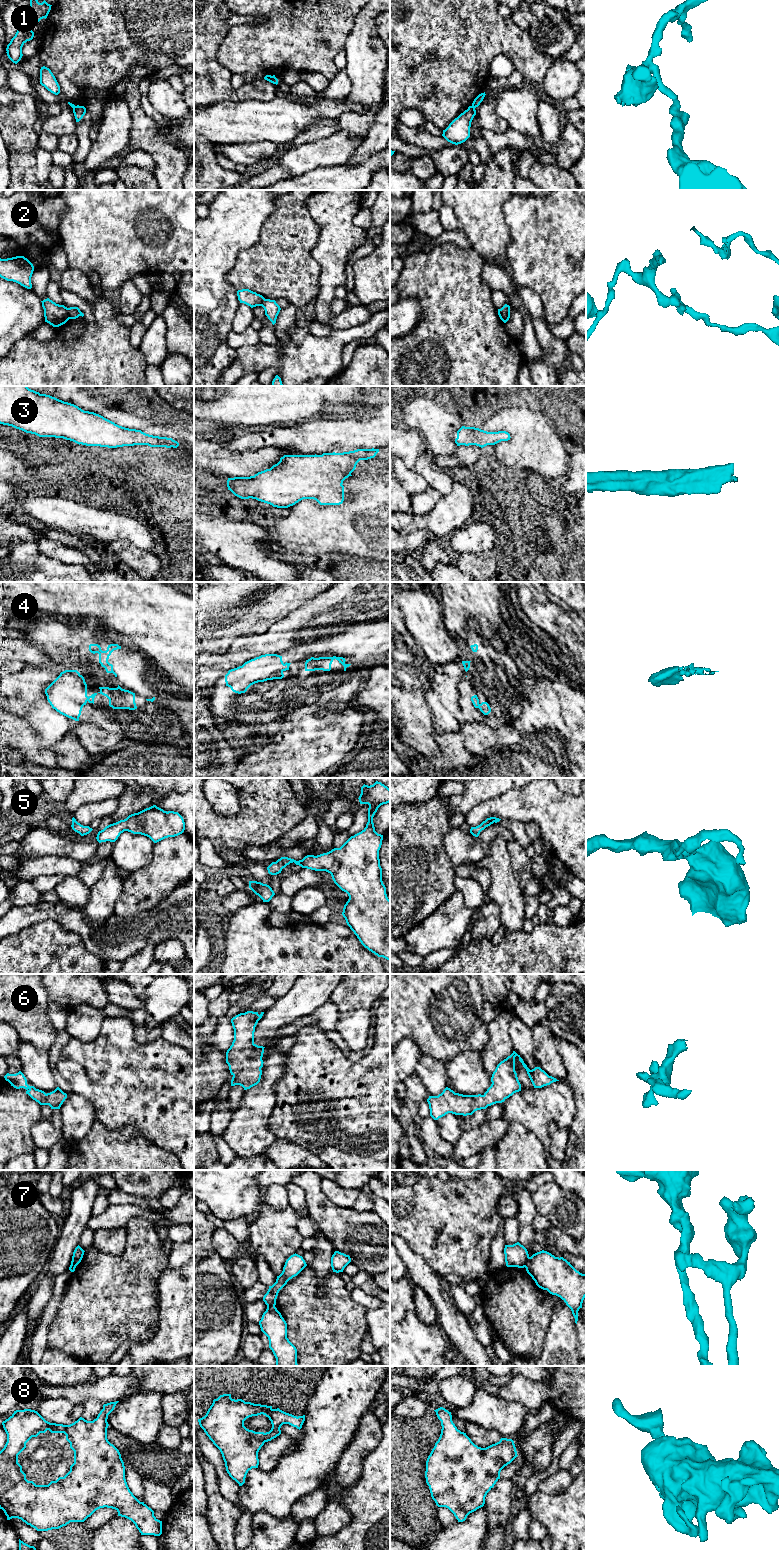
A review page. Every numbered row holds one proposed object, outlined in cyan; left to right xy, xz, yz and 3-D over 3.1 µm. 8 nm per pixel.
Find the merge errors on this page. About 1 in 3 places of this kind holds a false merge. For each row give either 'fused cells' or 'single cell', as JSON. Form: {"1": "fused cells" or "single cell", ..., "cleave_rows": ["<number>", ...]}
{"1": "fused cells", "2": "fused cells", "3": "single cell", "4": "single cell", "5": "single cell", "6": "single cell", "7": "fused cells", "8": "single cell", "cleave_rows": ["1", "2", "7"]}

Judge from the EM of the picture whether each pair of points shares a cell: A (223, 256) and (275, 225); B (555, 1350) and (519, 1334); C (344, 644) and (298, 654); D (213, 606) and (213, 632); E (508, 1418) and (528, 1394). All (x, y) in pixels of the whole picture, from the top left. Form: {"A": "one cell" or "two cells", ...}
{"A": "two cells", "B": "two cells", "C": "one cell", "D": "two cells", "E": "two cells"}

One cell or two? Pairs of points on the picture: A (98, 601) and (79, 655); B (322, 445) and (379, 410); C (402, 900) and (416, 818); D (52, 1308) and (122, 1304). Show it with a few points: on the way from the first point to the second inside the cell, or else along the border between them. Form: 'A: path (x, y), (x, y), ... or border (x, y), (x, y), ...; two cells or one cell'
A: border (67, 620), (85, 623), (95, 629), (112, 633); two cells
B: path (336, 434), (348, 434), (358, 431), (365, 424); one cell
C: path (402, 880), (402, 851), (410, 838); one cell
D: border (66, 1286), (57, 1313), (50, 1323), (48, 1330); two cells

